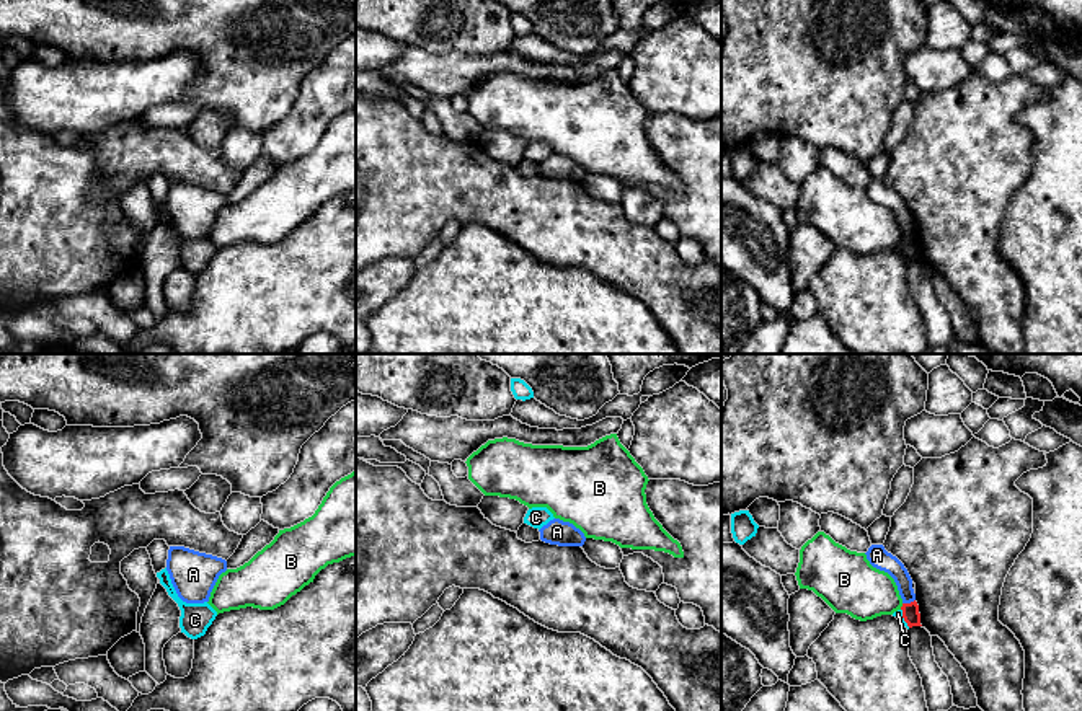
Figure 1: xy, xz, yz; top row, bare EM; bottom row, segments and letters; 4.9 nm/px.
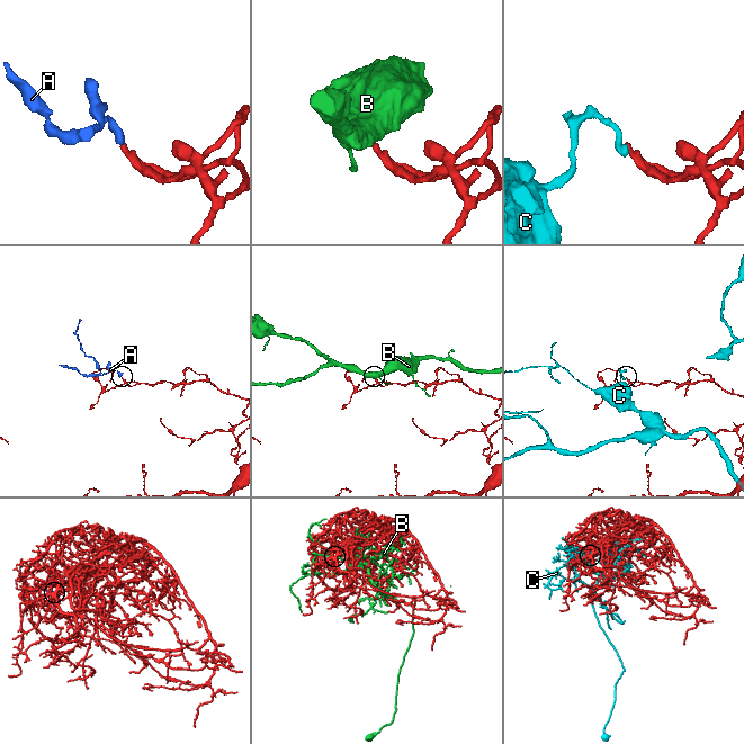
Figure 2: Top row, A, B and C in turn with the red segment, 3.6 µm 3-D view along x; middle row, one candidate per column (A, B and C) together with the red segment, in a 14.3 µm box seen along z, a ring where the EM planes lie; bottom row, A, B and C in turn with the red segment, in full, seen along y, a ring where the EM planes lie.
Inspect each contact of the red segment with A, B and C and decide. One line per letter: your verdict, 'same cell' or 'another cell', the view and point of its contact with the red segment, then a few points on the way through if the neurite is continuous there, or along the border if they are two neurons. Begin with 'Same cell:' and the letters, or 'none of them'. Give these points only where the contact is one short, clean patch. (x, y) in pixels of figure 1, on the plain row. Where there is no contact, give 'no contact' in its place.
Same cell: none of them
A: another cell; contact yz (908, 238); border yz (914, 234), (903, 238)
B: another cell; contact yz (901, 242)
C: another cell; contact yz (903, 251); border yz (901, 243), (901, 251), (909, 261)

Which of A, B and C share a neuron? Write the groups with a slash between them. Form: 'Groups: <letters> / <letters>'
Groups: A / B / C

